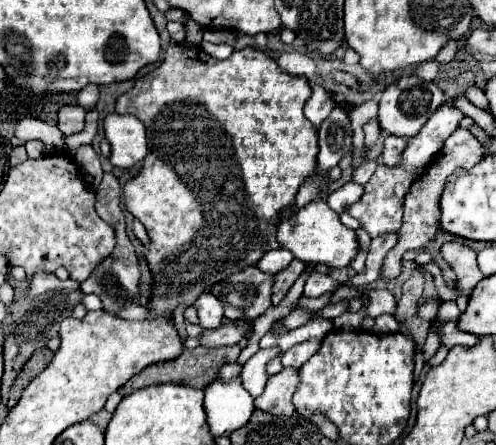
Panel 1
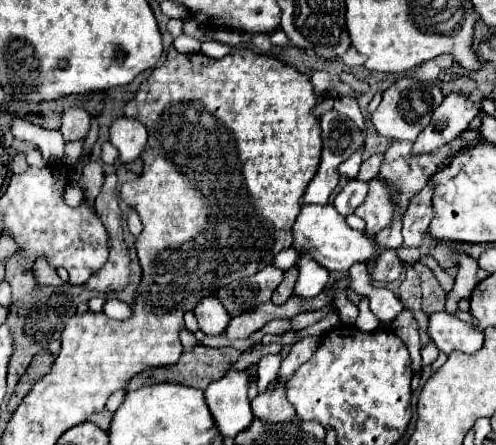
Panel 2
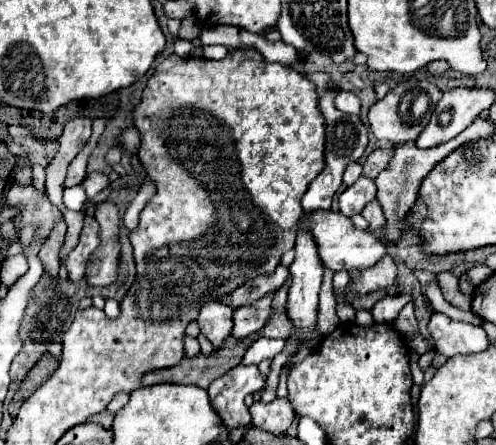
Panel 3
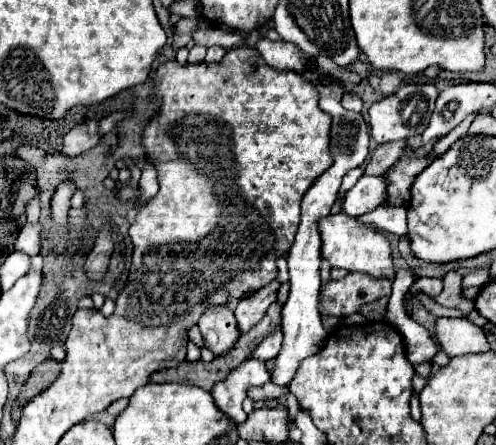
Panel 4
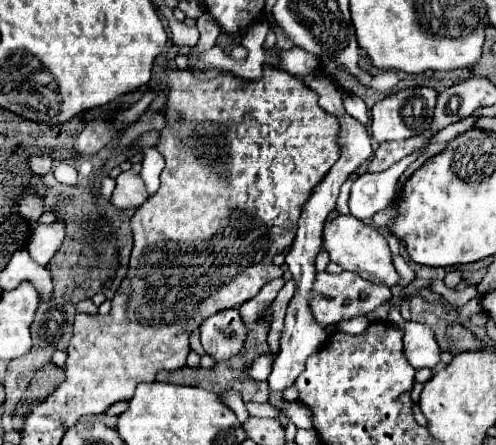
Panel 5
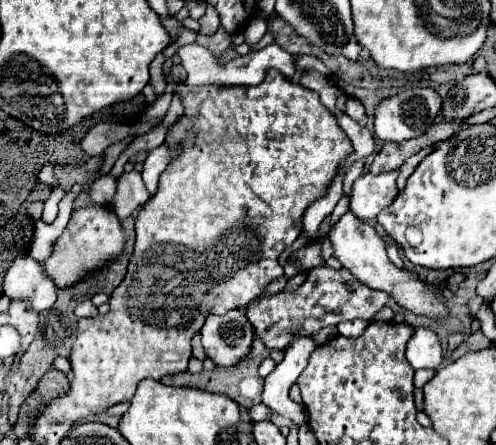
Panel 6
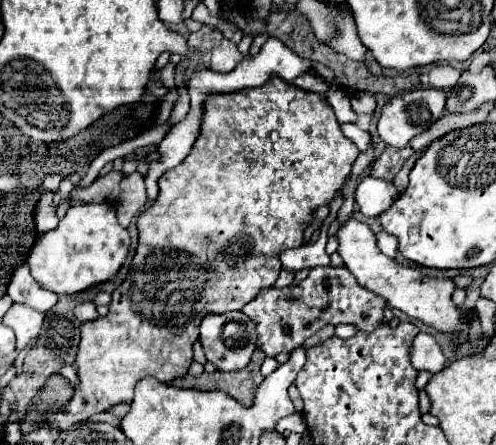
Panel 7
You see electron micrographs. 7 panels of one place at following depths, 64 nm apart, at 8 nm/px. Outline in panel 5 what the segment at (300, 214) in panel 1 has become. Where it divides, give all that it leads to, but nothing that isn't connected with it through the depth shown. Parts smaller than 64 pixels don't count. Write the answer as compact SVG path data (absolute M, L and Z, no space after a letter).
M342 214L332 222L324 224L324 248L330 254L332 262L340 264L344 270L352 270L360 274L362 278L374 284L394 286L398 280L398 274L392 264L392 252L388 248L386 238L376 228L366 226L362 220L352 218L350 214Z

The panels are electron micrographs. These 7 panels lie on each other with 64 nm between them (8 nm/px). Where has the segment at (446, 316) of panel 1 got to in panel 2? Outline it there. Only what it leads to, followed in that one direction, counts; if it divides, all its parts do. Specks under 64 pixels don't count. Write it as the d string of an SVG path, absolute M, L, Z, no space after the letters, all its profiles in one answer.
M458 252L458 276L456 276L456 284L454 284L452 292L448 294L450 302L446 300L444 312L456 314L458 300L462 296L470 296L478 282L480 282L480 278L478 278L478 262L472 256L468 256L464 252Z

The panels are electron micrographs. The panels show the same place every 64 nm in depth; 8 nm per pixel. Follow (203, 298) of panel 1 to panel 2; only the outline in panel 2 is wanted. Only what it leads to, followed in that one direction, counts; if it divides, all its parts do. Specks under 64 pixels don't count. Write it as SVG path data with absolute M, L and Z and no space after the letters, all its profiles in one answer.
M206 296L200 300L200 304L194 308L194 314L198 318L198 326L208 336L218 336L228 326L228 312L222 306L222 302L216 296Z

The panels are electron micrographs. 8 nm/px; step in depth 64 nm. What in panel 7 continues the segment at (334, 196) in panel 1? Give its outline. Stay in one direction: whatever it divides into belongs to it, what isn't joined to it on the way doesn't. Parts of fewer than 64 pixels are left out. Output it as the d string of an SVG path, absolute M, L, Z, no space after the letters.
M366 176L360 180L360 184L356 186L354 198L358 204L358 210L364 216L378 216L380 212L388 210L390 204L394 202L398 190L390 180L382 180L382 178L374 178L374 176Z

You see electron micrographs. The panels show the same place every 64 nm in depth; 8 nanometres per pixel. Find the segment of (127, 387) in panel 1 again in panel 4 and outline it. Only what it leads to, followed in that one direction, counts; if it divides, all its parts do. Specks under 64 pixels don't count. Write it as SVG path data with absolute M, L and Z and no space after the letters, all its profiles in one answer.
M274 302L274 304L268 308L266 316L260 320L260 324L256 324L256 328L252 328L248 334L242 334L242 336L238 338L236 346L234 346L228 354L216 356L212 362L202 362L202 360L198 360L198 362L188 362L188 360L184 360L184 362L182 362L180 366L176 366L176 368L168 368L168 370L158 370L158 372L154 372L154 374L150 376L150 382L180 382L180 384L192 384L192 386L210 390L216 382L224 380L224 376L228 376L232 369L236 368L240 363L246 360L246 358L250 358L250 352L256 348L256 344L262 342L266 336L270 336L272 330L276 330L276 328L282 324L282 314L280 314L280 312L282 312L282 306L280 306L278 302Z

